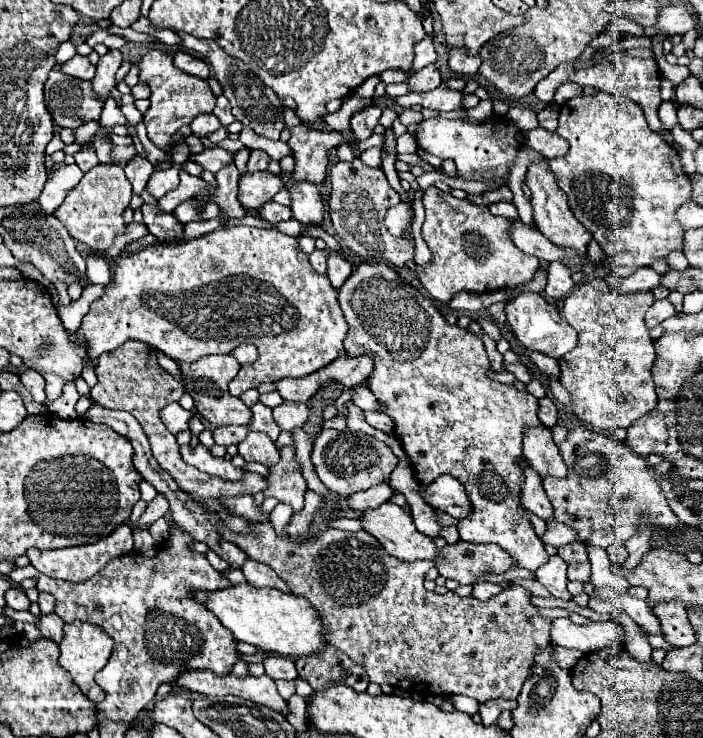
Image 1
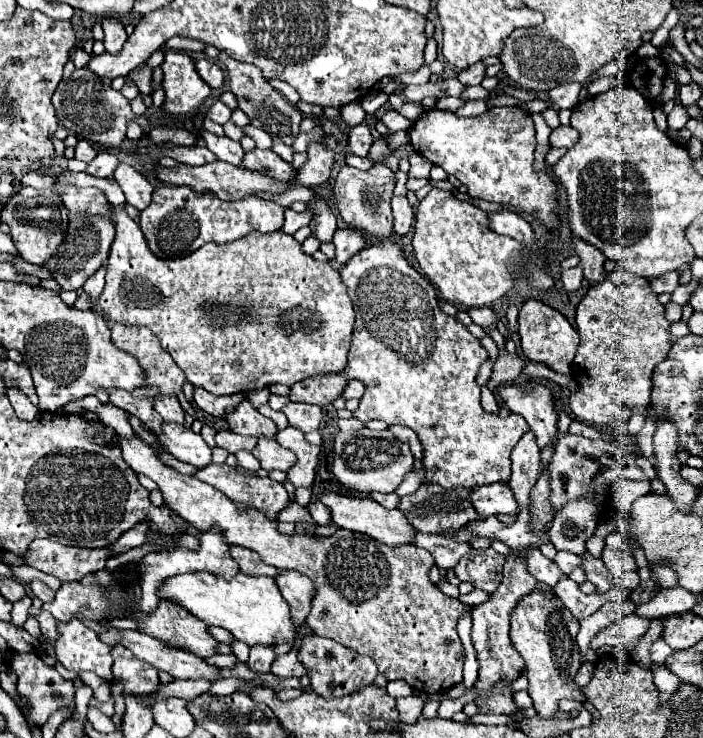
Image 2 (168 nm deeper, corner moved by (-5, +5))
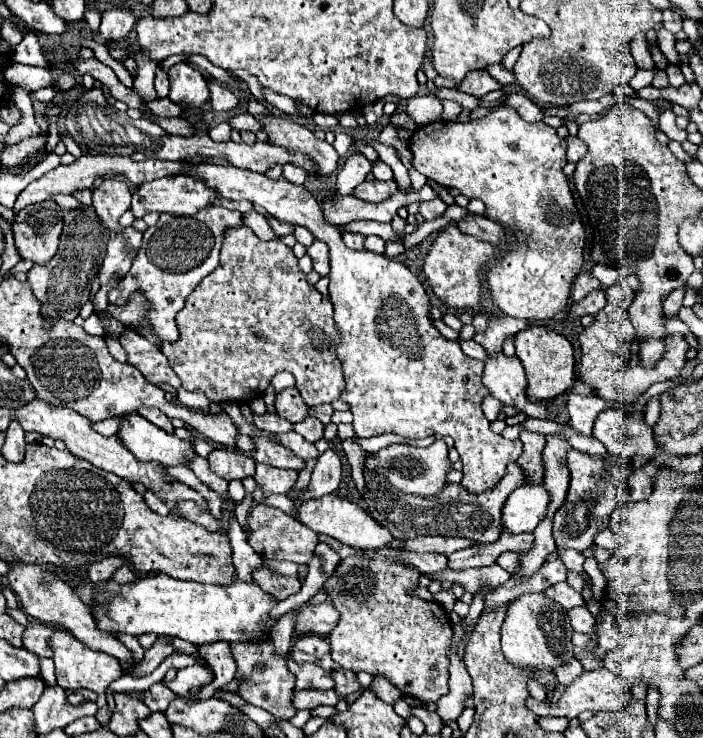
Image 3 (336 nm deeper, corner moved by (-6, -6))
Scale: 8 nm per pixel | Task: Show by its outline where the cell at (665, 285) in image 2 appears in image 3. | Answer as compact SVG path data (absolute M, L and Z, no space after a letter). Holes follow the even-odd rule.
M676 288L676 290L664 300L664 314L676 316L678 310L682 308L682 298L684 298L684 288Z

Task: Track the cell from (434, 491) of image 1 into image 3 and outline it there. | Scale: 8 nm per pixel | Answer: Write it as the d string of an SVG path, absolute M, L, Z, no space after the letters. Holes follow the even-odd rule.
M542 484L516 488L516 492L510 492L502 508L504 528L512 534L532 532L544 518L548 502L550 496Z

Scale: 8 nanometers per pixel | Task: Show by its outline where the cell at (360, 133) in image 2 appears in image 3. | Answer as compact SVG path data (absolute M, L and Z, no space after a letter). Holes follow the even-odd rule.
M354 152L352 156L348 156L338 172L338 194L342 196L348 196L352 194L352 190L364 182L366 174L372 170L372 162L360 154L360 152Z

